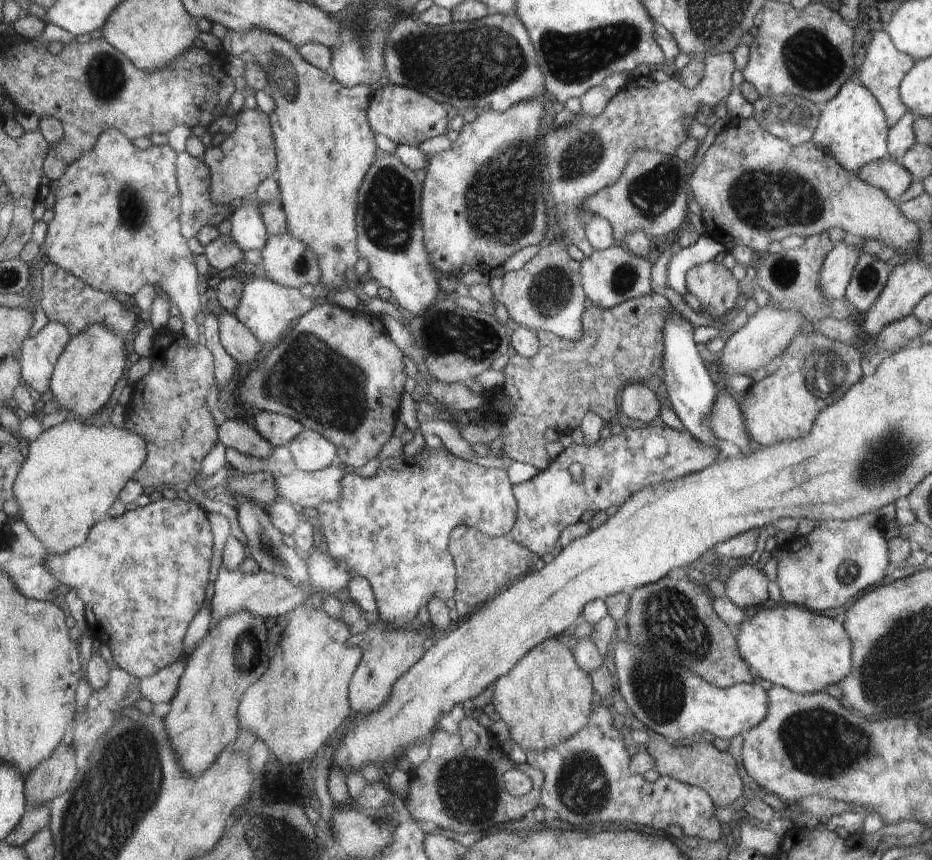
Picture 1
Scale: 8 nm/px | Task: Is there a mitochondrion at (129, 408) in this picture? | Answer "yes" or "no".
no

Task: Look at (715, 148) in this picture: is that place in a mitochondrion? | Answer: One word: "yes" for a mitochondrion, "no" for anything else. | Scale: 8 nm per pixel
no

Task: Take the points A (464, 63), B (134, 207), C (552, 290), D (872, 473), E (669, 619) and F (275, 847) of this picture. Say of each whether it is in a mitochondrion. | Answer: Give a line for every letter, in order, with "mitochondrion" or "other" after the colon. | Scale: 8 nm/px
A: mitochondrion
B: mitochondrion
C: mitochondrion
D: mitochondrion
E: mitochondrion
F: mitochondrion

